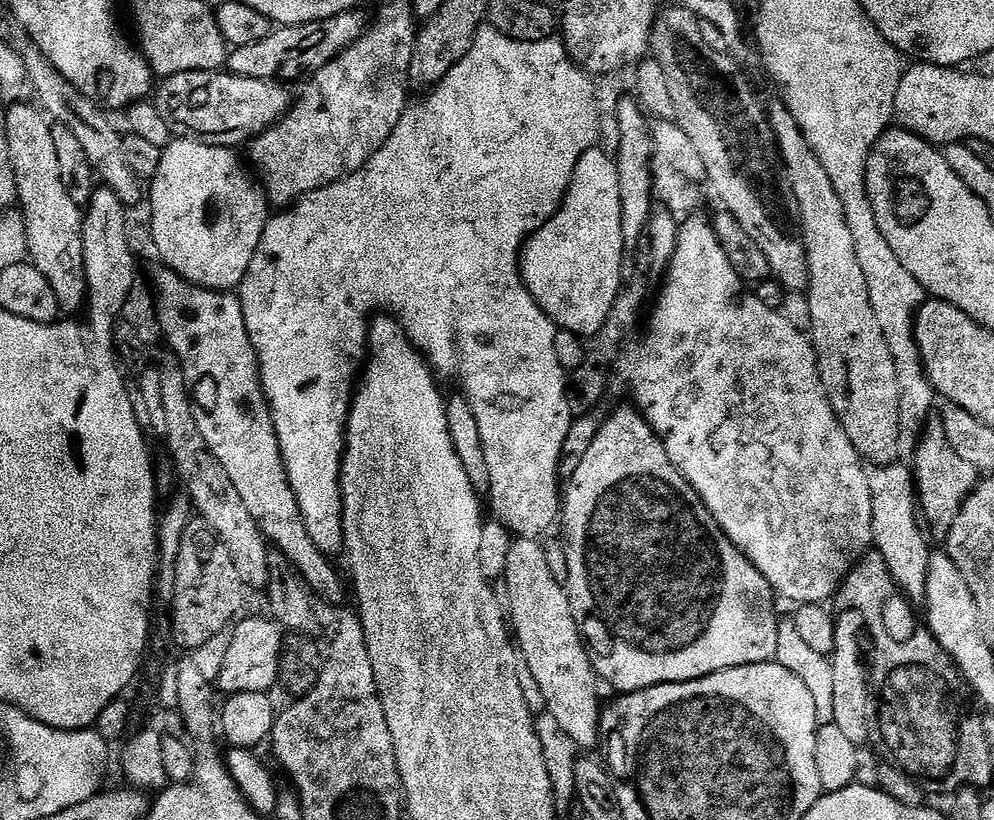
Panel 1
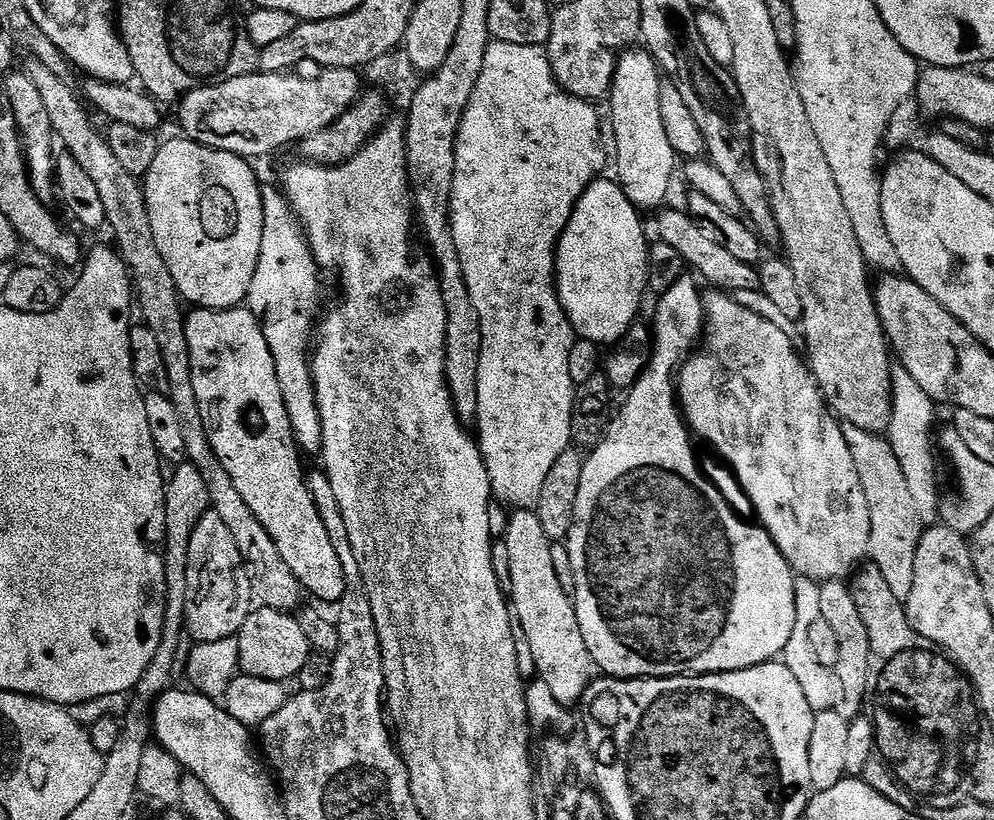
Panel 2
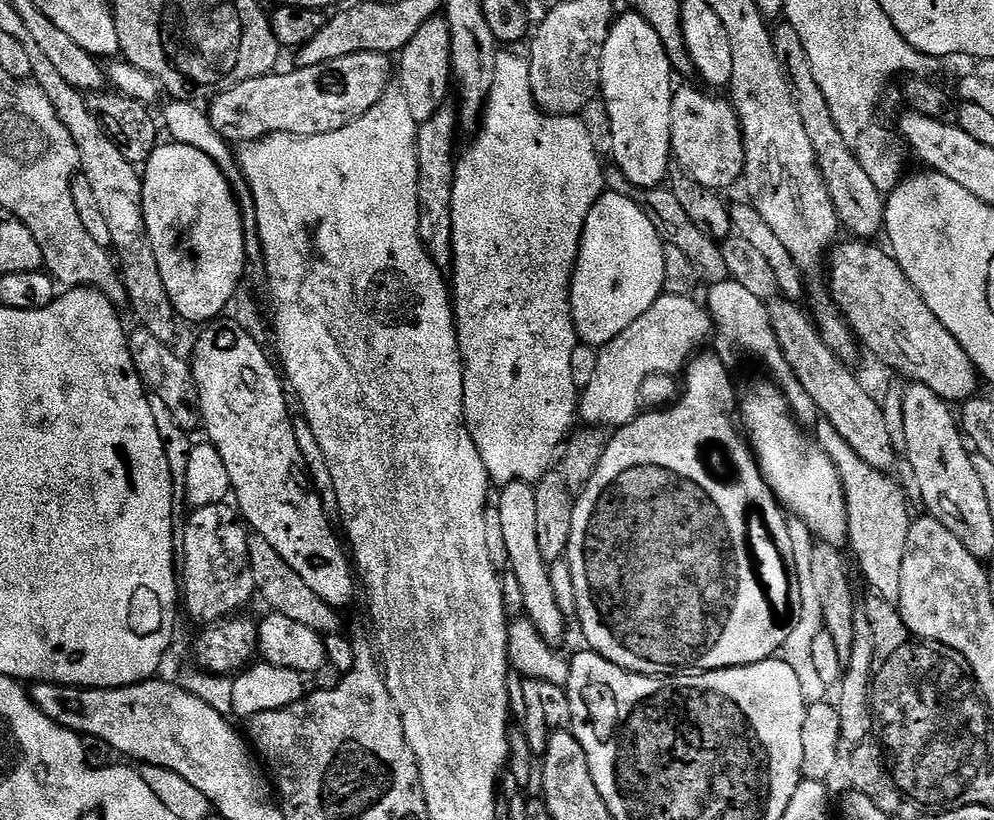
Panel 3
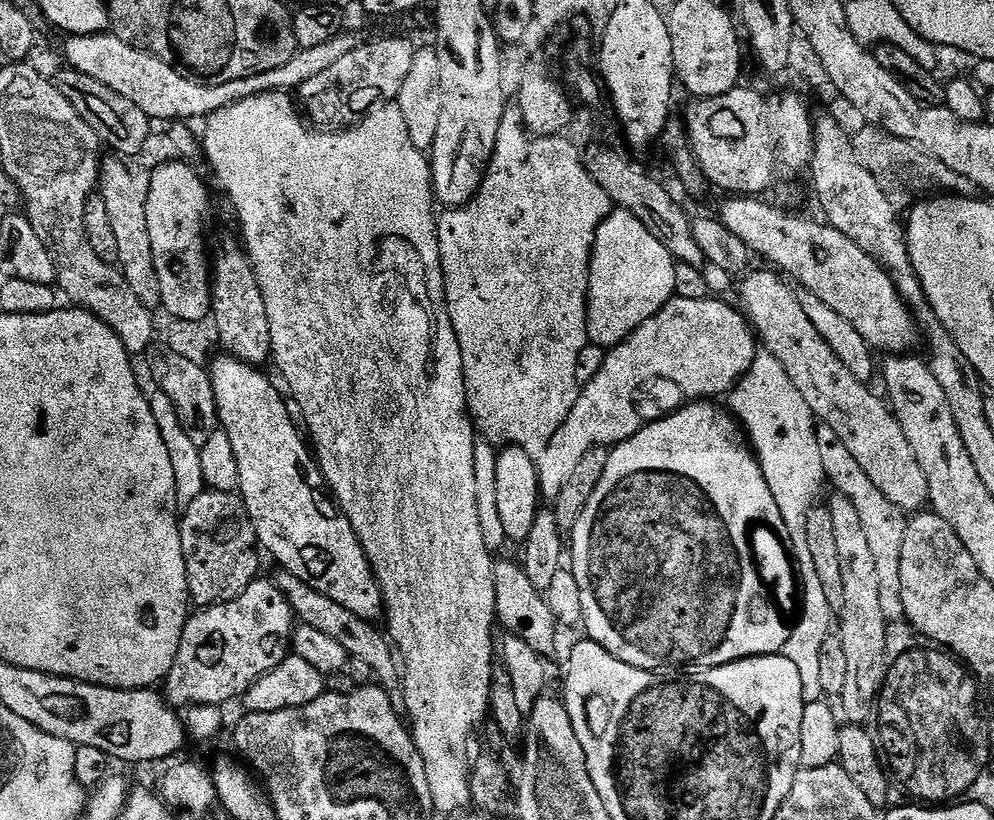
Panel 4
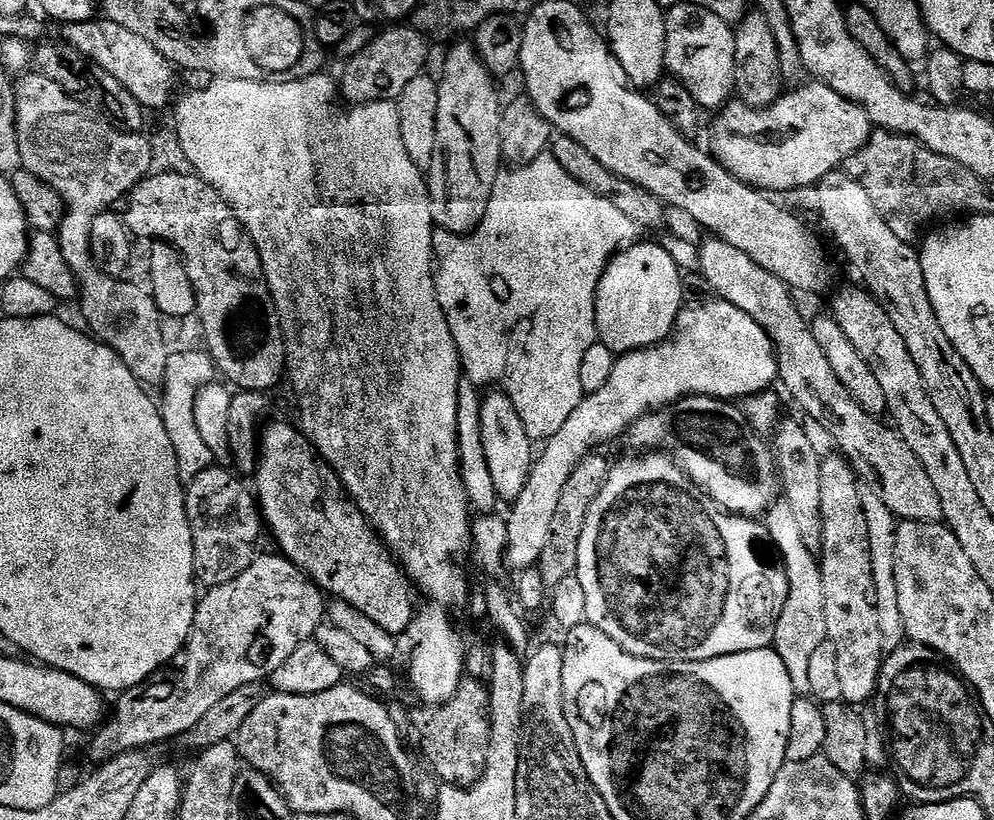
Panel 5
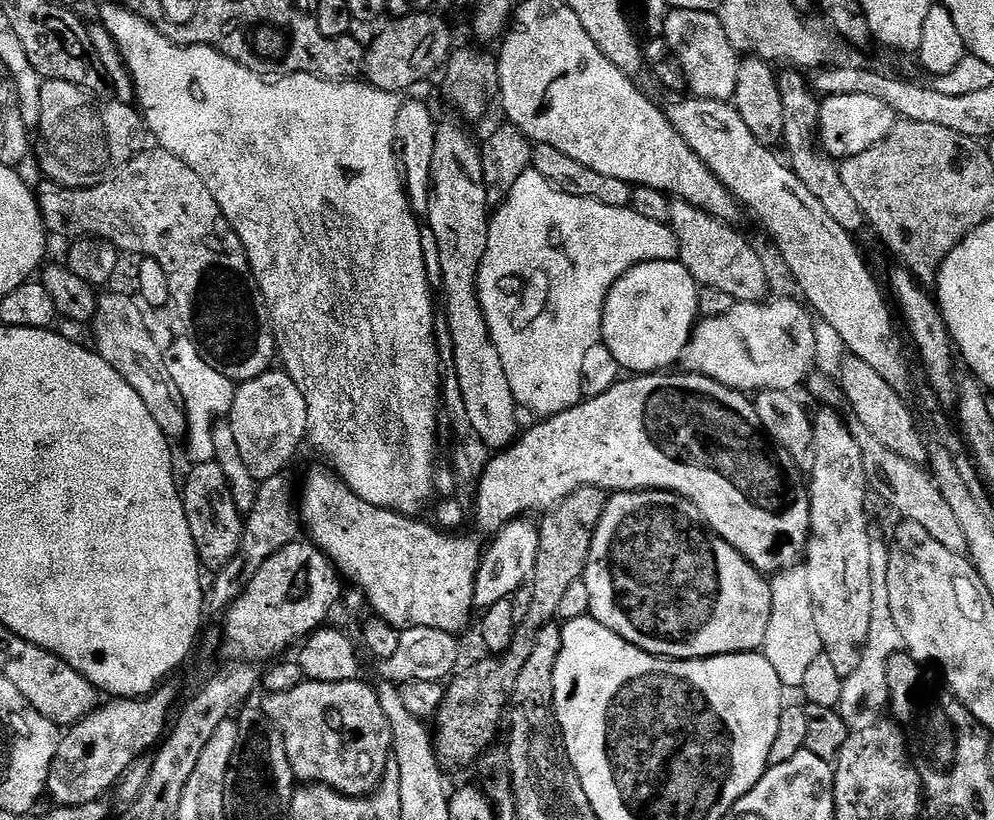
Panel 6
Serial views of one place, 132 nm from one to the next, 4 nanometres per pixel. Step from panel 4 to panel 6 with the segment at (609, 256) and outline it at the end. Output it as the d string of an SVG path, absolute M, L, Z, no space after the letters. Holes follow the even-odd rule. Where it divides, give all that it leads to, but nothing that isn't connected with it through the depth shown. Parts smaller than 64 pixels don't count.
M679 260L646 262L634 266L610 290L602 318L602 342L618 358L621 369L628 374L660 374L671 364L681 363L684 351L692 341L700 312L700 292L696 279Z

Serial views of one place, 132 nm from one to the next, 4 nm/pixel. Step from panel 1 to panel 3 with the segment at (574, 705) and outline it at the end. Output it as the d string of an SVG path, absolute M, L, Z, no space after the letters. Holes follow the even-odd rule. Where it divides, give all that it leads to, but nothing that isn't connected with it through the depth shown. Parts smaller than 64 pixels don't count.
M531 483L503 485L498 501L502 516L504 538L509 550L510 572L516 575L516 584L520 587L520 596L524 599L523 610L537 626L537 629L549 642L557 642L564 636L566 617L558 608L558 598L554 596L554 586L550 586L550 565L542 558L538 550L538 502L536 489Z

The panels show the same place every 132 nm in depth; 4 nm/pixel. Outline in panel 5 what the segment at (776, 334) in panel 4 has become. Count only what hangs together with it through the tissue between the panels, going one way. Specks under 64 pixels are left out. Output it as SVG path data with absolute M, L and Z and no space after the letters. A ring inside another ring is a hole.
M705 239L699 245L699 250L699 271L704 272L709 286L717 292L715 295L719 299L725 300L727 304L738 306L743 312L750 314L750 318L754 318L760 326L768 331L768 336L776 346L778 376L782 384L784 380L789 394L808 411L807 415L811 419L822 422L822 426L826 426L826 430L830 430L830 434L836 440L837 449L851 460L852 467L856 469L856 475L860 477L861 481L867 482L875 488L880 493L882 502L886 502L886 506L890 506L890 510L900 520L917 520L931 524L943 521L942 502L938 498L938 490L934 490L934 482L930 482L930 474L926 474L922 462L918 462L914 450L910 450L910 446L906 446L906 442L895 427L888 425L887 428L883 424L885 422L883 419L862 410L862 406L858 406L858 402L854 402L850 390L846 390L846 386L842 386L842 382L838 382L838 374L834 374L830 361L826 359L826 353L823 352L822 346L818 346L818 338L814 338L811 323L807 319L804 321L804 316L800 313L799 306L796 305L795 298L797 299L797 297L794 295L793 289L783 284L778 278L774 278L774 274L770 274L770 270L762 270L762 266L758 266L758 262L754 262L754 258L750 258L750 254L742 254L742 250L730 246L725 240Z

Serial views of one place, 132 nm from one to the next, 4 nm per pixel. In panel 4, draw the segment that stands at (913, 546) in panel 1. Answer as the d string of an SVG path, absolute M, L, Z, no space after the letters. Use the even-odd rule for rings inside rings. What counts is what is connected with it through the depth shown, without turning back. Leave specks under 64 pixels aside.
M817 423L818 450L822 454L822 466L829 485L836 487L835 491L841 496L850 498L854 507L858 509L858 518L862 522L862 531L866 533L866 539L870 550L874 553L874 570L878 570L878 602L882 602L882 614L889 622L896 622L904 616L902 606L902 538L906 538L906 526L909 517L903 508L894 506L874 482L870 482L866 470L858 466L854 454L842 446L838 434L830 430L830 426Z

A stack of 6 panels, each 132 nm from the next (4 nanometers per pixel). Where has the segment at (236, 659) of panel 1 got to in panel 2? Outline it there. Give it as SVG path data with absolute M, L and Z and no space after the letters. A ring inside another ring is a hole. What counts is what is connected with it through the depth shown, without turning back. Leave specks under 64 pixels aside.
M263 606L253 609L235 638L238 642L240 672L254 678L270 678L281 682L295 681L302 666L306 666L308 657L314 652L295 615Z

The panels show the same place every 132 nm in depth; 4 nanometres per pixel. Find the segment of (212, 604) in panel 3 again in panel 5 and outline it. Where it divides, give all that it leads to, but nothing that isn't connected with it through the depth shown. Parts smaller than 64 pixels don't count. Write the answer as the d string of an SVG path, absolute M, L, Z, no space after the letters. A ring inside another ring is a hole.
M213 466L202 470L198 478L187 481L184 501L194 542L196 578L205 589L222 586L226 582L234 582L234 578L238 578L242 570L249 568L258 555L256 543L260 540L260 528L262 532L262 517L253 489L249 485L247 488L243 483L247 484L235 471L224 466Z

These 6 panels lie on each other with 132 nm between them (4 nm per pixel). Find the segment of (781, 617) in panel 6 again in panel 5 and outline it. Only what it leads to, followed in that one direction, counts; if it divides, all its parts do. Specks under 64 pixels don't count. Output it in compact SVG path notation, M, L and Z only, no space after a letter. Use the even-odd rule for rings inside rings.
M787 510L780 511L775 513L776 525L773 523L770 531L772 542L784 561L784 569L788 575L788 602L776 627L774 650L780 655L782 662L786 662L786 670L790 674L790 682L794 686L797 697L808 698L812 695L810 658L813 657L814 650L818 650L818 646L822 646L822 642L828 639L826 590L822 586L817 553L806 550L806 542L802 542L802 530L798 530L792 513Z

